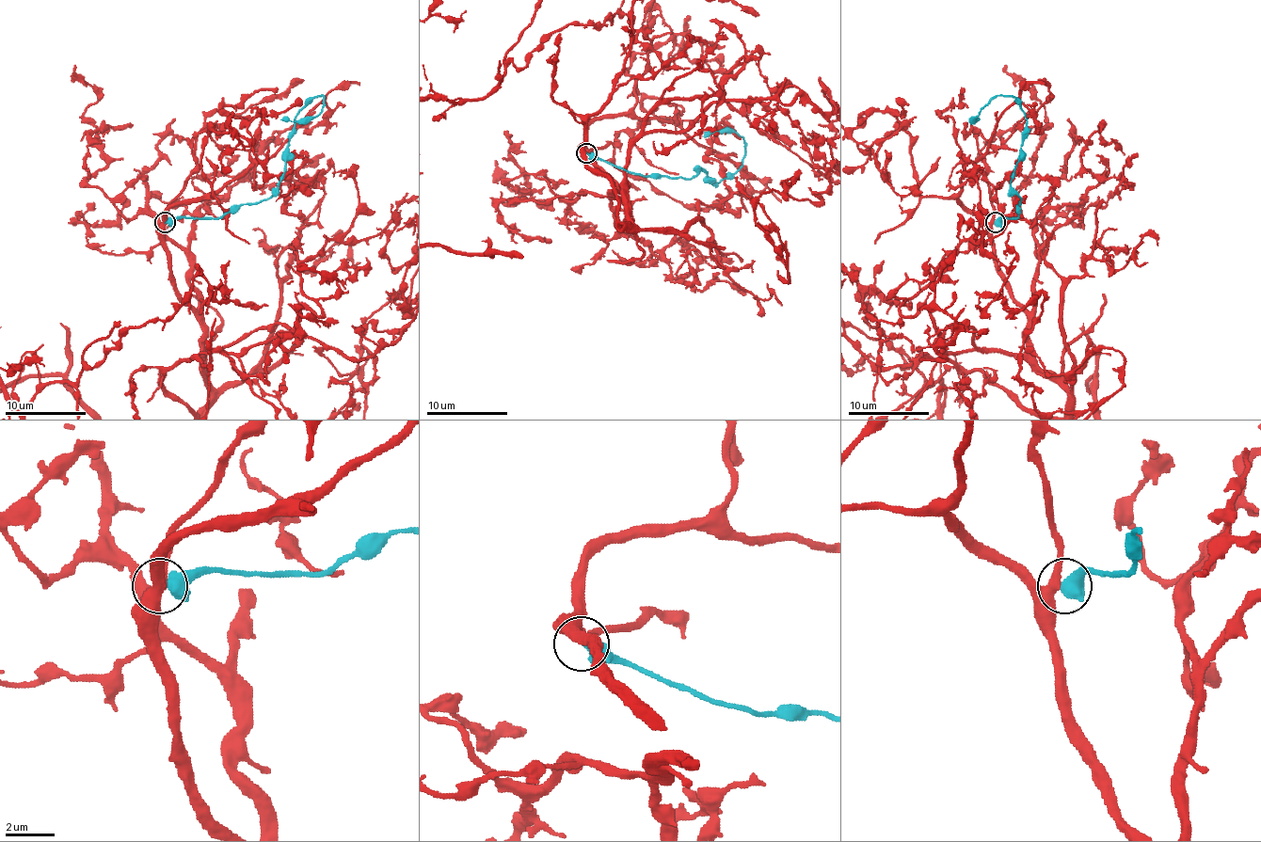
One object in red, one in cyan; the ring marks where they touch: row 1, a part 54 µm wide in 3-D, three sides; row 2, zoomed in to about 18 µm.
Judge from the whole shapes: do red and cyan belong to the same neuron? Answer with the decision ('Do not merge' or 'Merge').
Do not merge

